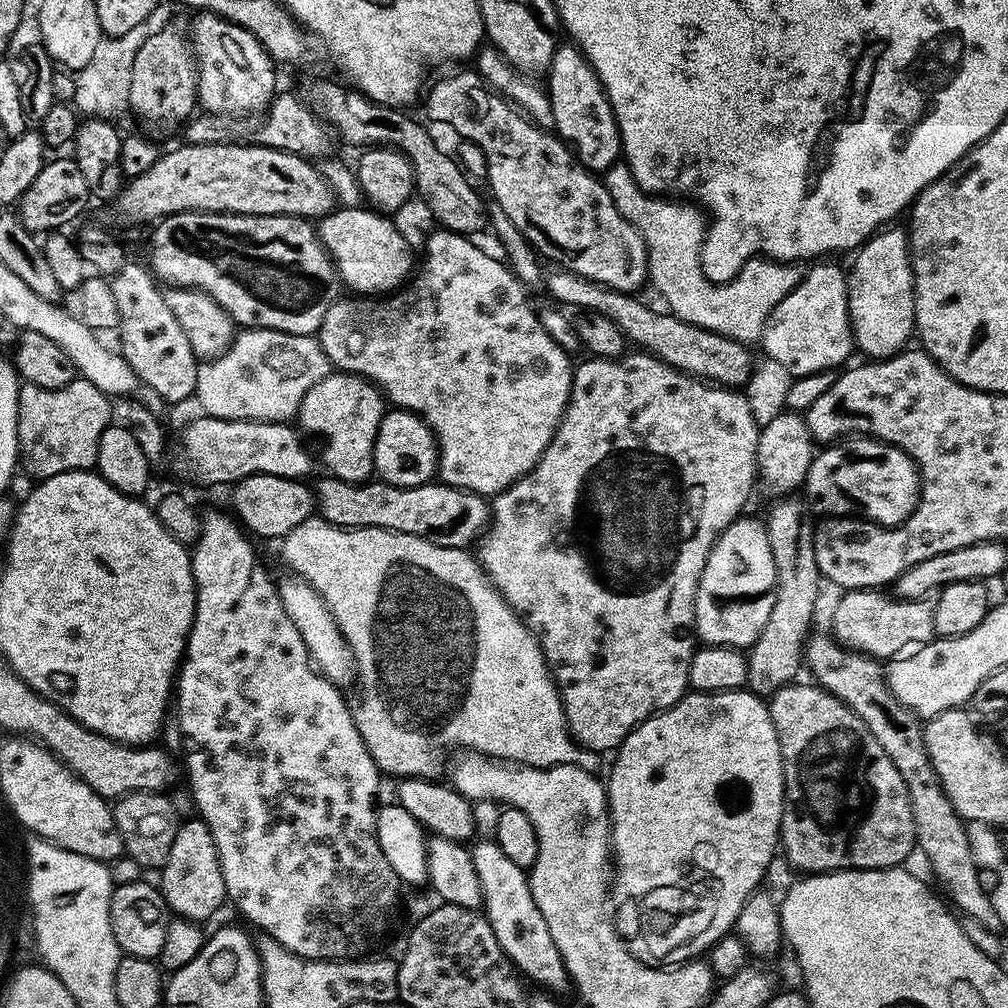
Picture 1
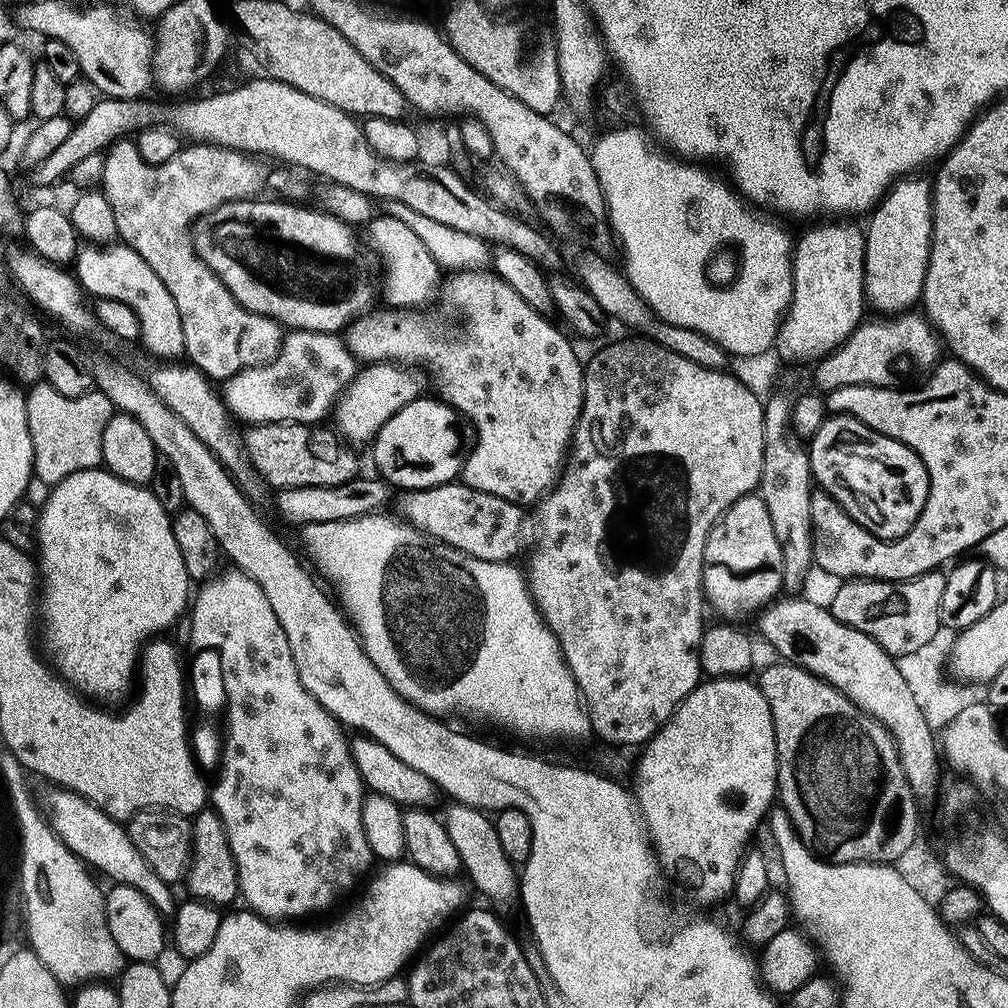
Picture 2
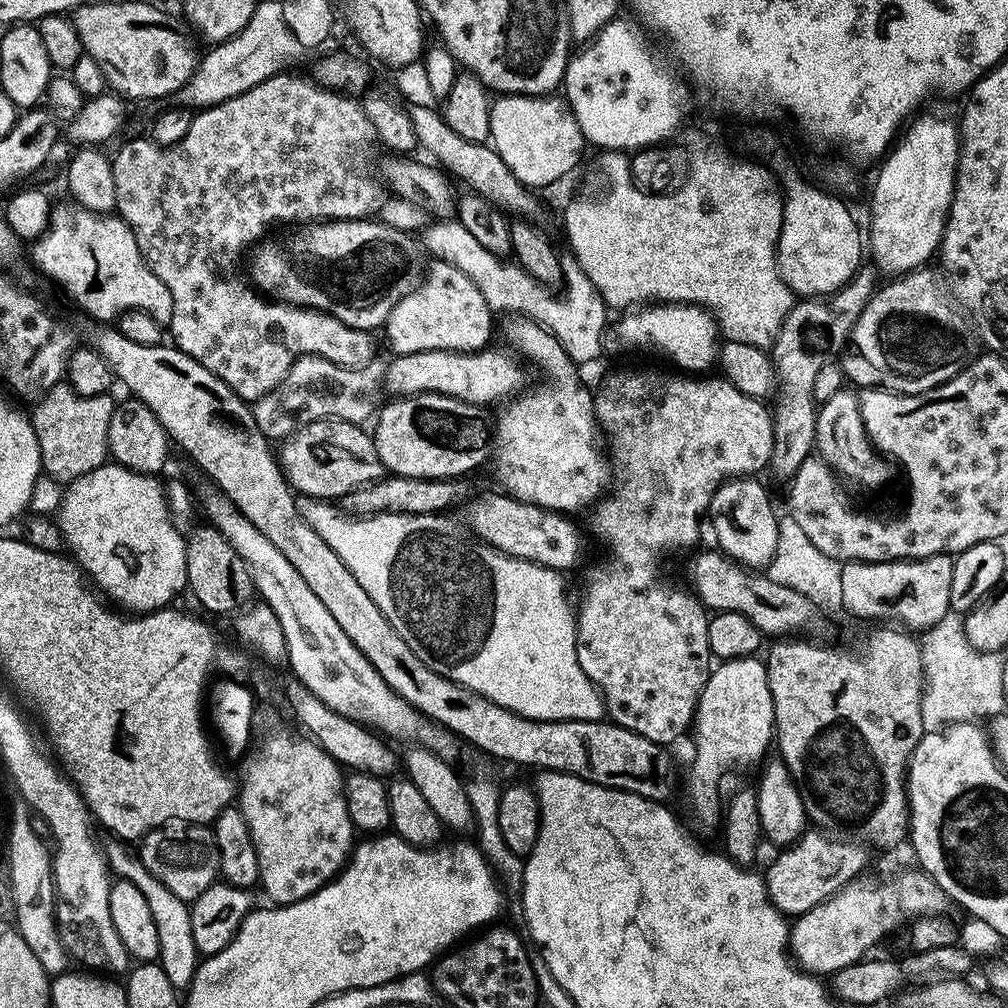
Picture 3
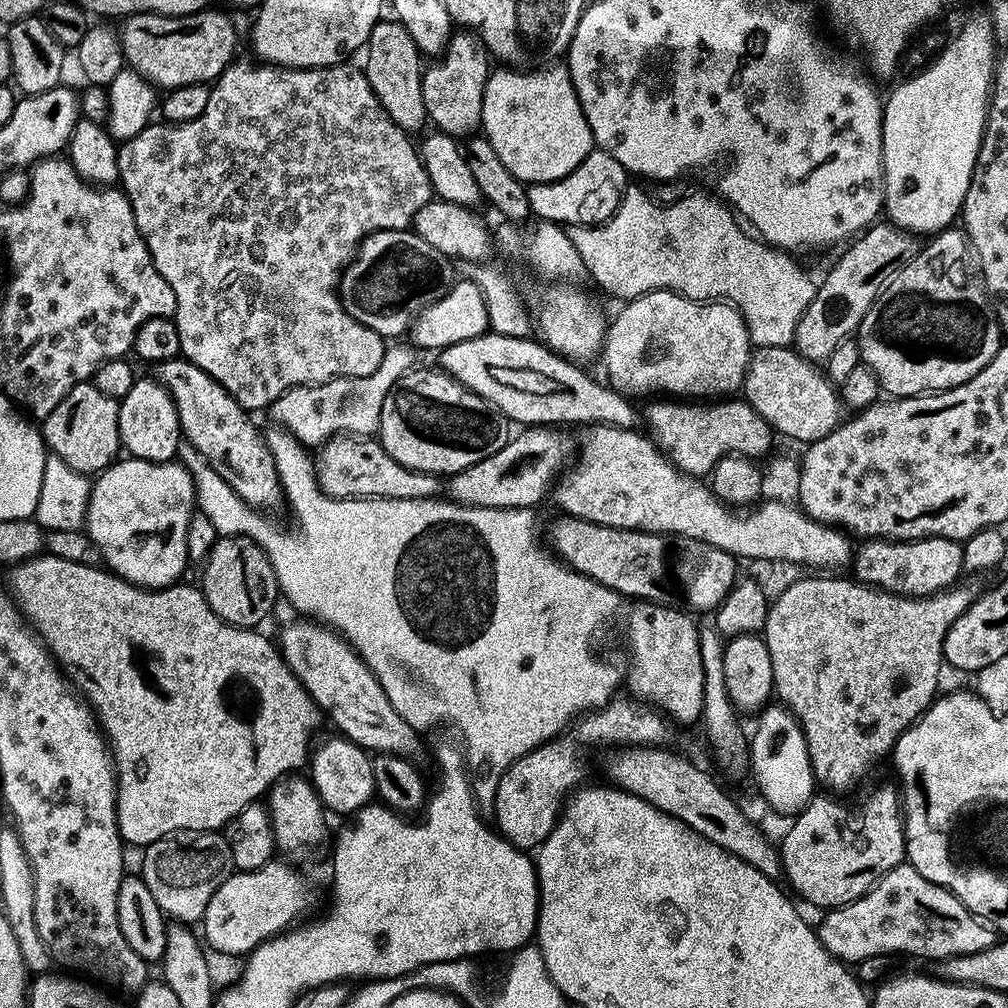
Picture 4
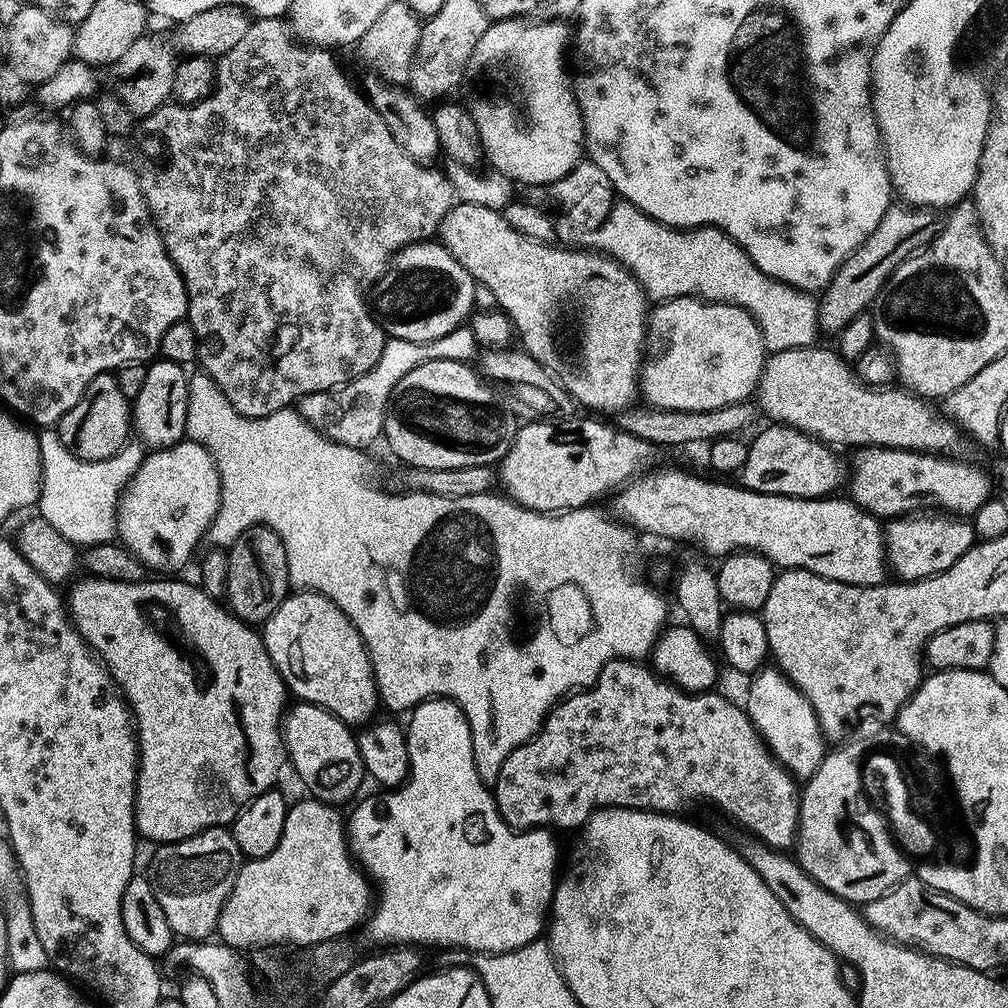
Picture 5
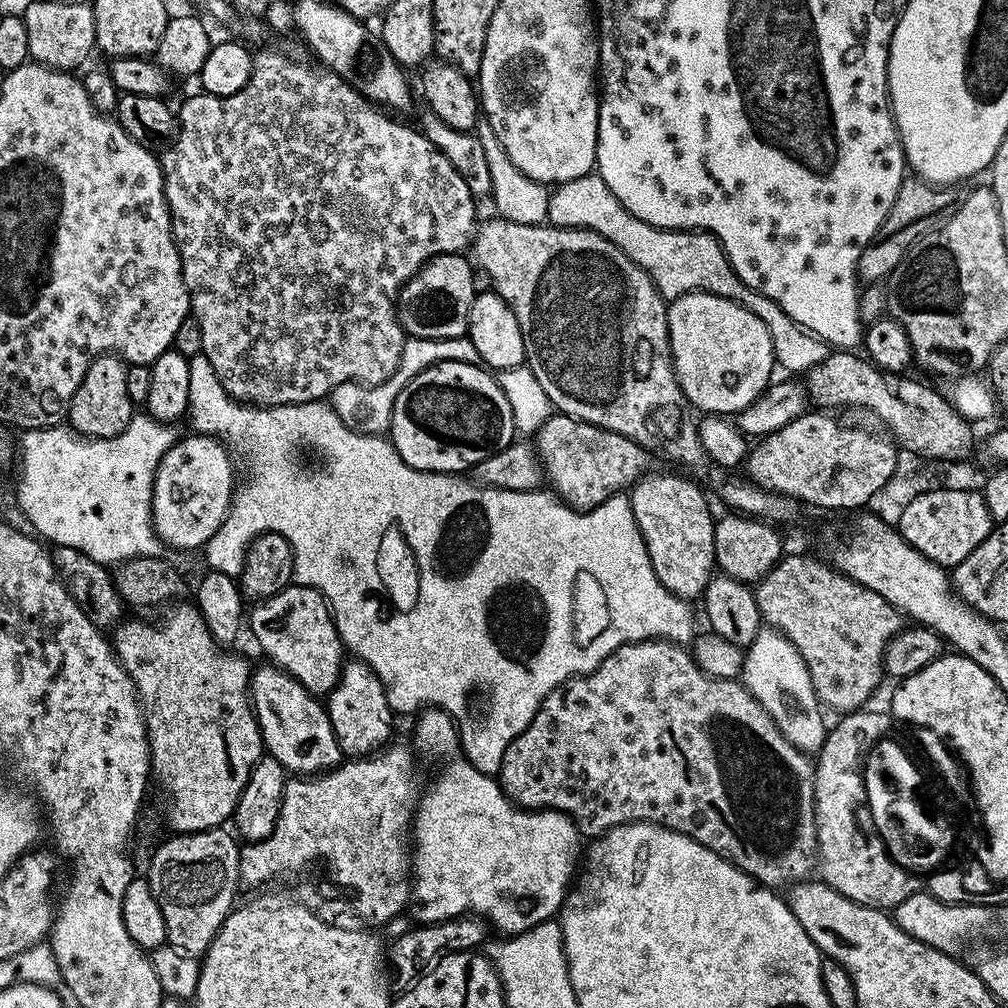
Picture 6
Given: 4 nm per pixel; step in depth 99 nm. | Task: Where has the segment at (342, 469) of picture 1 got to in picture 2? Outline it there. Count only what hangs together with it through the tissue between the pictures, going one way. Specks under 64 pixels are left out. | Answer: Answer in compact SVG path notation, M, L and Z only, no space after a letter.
M399 362L370 364L361 369L353 380L347 381L334 404L334 427L352 446L371 445L384 423L411 400L421 399L424 384L426 388L425 377L417 369Z

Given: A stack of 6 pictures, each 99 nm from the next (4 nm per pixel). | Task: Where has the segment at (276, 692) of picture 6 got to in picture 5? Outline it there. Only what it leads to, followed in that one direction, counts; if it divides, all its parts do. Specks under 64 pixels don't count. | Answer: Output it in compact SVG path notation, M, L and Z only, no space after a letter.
M296 702L293 705L282 717L282 739L290 768L292 764L297 778L323 804L341 806L348 799L351 801L357 795L355 792L359 790L360 783L366 780L353 729L317 704Z

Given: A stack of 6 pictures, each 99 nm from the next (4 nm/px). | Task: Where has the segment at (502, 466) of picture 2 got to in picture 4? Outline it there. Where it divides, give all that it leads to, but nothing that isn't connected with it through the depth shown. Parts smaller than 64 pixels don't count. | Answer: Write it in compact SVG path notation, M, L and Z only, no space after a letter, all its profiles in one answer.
M593 424L585 427L583 432L580 446L578 442L580 461L577 462L576 468L569 467L559 477L554 488L556 504L561 508L561 513L577 516L579 520L605 524L611 528L634 528L642 532L689 536L718 550L726 550L731 556L745 556L744 560L748 562L754 559L781 560L797 566L814 564L818 568L824 568L820 570L830 570L826 568L840 568L848 559L853 559L853 541L843 531L812 520L803 510L791 503L765 499L749 507L745 516L738 516L734 513L737 511L724 501L717 500L716 493L707 483L684 475L647 435L639 436L636 430L613 428L610 424Z

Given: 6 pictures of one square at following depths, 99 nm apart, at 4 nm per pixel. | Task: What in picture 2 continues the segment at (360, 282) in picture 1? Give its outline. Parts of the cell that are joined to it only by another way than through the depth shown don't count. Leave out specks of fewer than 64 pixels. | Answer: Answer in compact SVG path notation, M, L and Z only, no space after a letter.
M376 214L366 224L366 230L368 230L367 247L375 255L377 252L388 267L388 281L385 282L384 288L388 291L386 302L389 307L410 310L421 307L424 305L422 303L437 295L442 282L442 268L409 226L398 222L397 218Z

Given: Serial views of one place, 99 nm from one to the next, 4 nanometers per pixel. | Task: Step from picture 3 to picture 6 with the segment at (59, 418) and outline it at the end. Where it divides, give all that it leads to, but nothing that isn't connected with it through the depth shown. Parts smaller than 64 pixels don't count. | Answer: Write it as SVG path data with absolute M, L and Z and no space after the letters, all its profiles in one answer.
M115 354L93 360L68 407L66 420L72 432L94 440L109 440L126 430L134 415L134 405L126 391L128 370L129 365Z

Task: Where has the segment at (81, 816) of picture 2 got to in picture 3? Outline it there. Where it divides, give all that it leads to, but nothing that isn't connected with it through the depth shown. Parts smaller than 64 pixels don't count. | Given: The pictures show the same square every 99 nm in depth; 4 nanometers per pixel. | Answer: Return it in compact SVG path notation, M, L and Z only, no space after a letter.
M112 843L116 844L107 845L106 848L111 875L122 880L129 880L146 898L146 903L150 906L151 917L154 918L155 929L158 930L158 962L162 970L166 970L166 978L170 978L170 982L177 990L187 990L192 985L196 967L202 959L198 946L194 944L189 901L178 898L178 894L166 890L166 886L162 886L162 882L158 882L158 878L154 878L154 874L146 870L139 855L133 849L132 852L128 849L131 847L127 843Z

